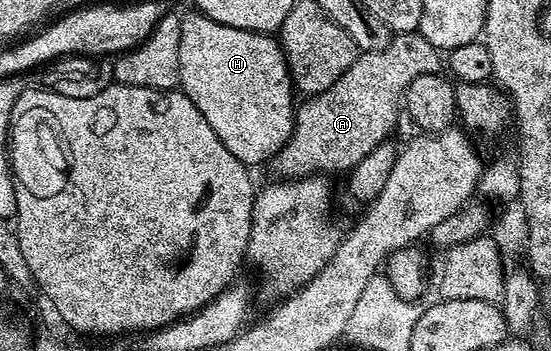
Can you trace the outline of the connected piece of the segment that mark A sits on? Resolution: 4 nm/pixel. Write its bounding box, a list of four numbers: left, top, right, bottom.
[273,31,444,178]

